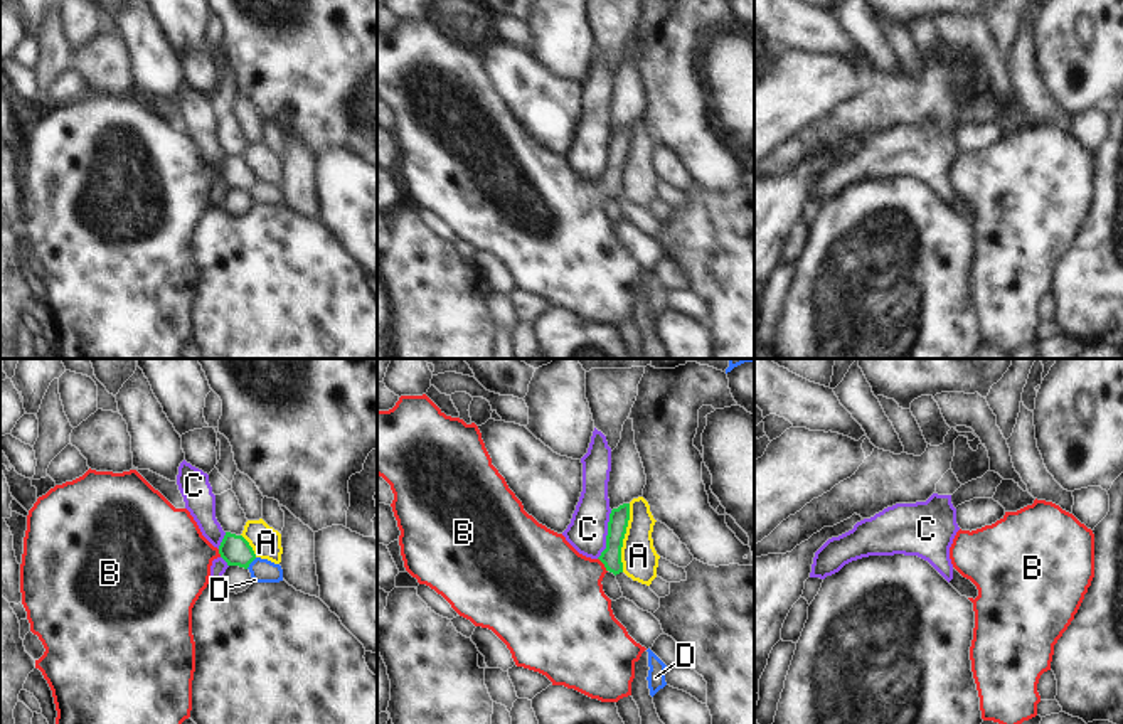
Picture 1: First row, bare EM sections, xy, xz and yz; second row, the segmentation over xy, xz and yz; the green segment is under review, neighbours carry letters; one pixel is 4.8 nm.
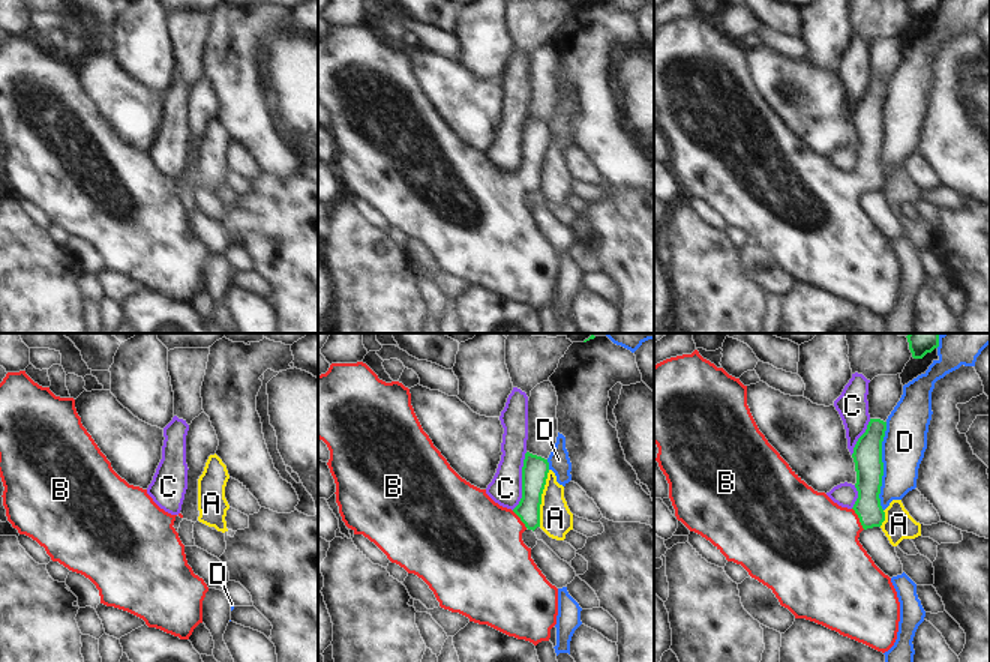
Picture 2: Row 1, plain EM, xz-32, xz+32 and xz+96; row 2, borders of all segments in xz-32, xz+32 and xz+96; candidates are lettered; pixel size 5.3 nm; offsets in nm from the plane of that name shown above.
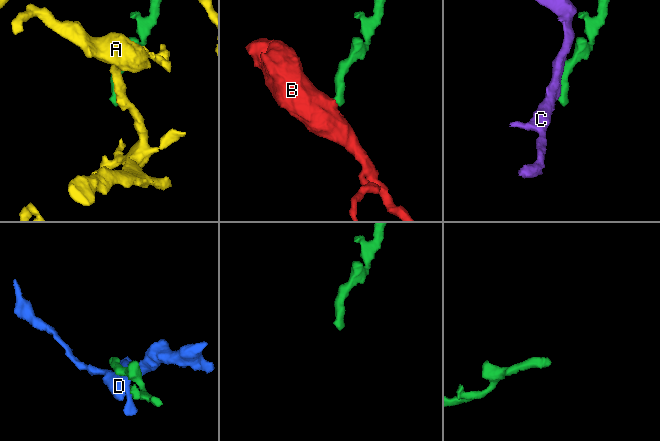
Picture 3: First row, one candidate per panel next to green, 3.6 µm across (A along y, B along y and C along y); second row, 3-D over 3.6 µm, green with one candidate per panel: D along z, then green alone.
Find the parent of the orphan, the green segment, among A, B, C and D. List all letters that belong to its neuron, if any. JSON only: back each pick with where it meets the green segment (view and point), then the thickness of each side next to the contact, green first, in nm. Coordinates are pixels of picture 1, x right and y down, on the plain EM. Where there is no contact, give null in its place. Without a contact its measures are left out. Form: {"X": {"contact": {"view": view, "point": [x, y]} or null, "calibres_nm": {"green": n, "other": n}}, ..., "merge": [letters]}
{"B": {"contact": {"view": "xz", "point": [603, 186]}, "calibres_nm": {"green": 100, "other": 400}}, "merge": ["B"]}

